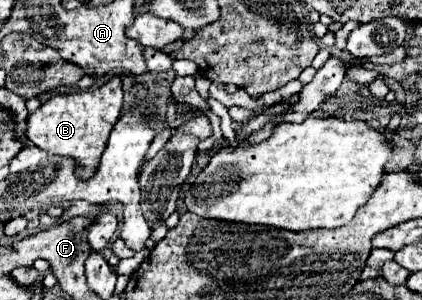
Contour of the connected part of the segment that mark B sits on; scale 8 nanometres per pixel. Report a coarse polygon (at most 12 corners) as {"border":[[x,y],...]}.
{"border":[[122,81],[52,95],[28,117],[32,145],[88,179],[122,111]]}

